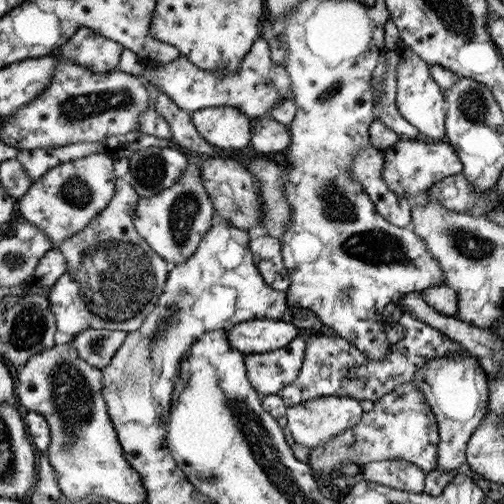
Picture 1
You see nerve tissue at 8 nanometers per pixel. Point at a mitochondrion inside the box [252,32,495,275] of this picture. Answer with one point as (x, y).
(337, 206)

